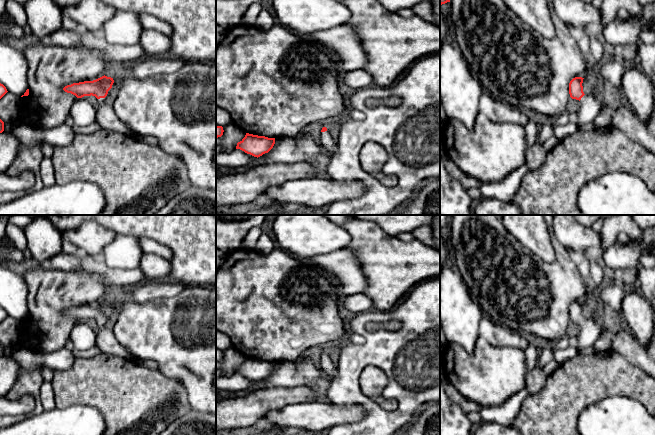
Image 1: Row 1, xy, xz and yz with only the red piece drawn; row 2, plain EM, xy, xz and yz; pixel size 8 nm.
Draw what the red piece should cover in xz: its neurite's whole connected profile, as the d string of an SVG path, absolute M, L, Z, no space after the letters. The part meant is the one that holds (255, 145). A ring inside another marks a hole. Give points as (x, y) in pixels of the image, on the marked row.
M246 133L245 137L237 143L236 149L240 149L258 158L268 153L273 148L274 144L275 138Z

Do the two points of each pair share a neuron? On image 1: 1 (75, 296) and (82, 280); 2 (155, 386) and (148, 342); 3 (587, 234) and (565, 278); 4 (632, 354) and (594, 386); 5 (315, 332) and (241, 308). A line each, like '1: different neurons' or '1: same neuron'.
1: same neuron
2: different neurons
3: different neurons
4: different neurons
5: same neuron

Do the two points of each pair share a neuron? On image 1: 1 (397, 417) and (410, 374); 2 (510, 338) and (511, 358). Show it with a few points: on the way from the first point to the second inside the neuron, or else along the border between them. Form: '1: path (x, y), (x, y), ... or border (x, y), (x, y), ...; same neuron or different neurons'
1: path (402, 406), (402, 385); same neuron
2: border (487, 341), (492, 345), (513, 346), (523, 351); different neurons

